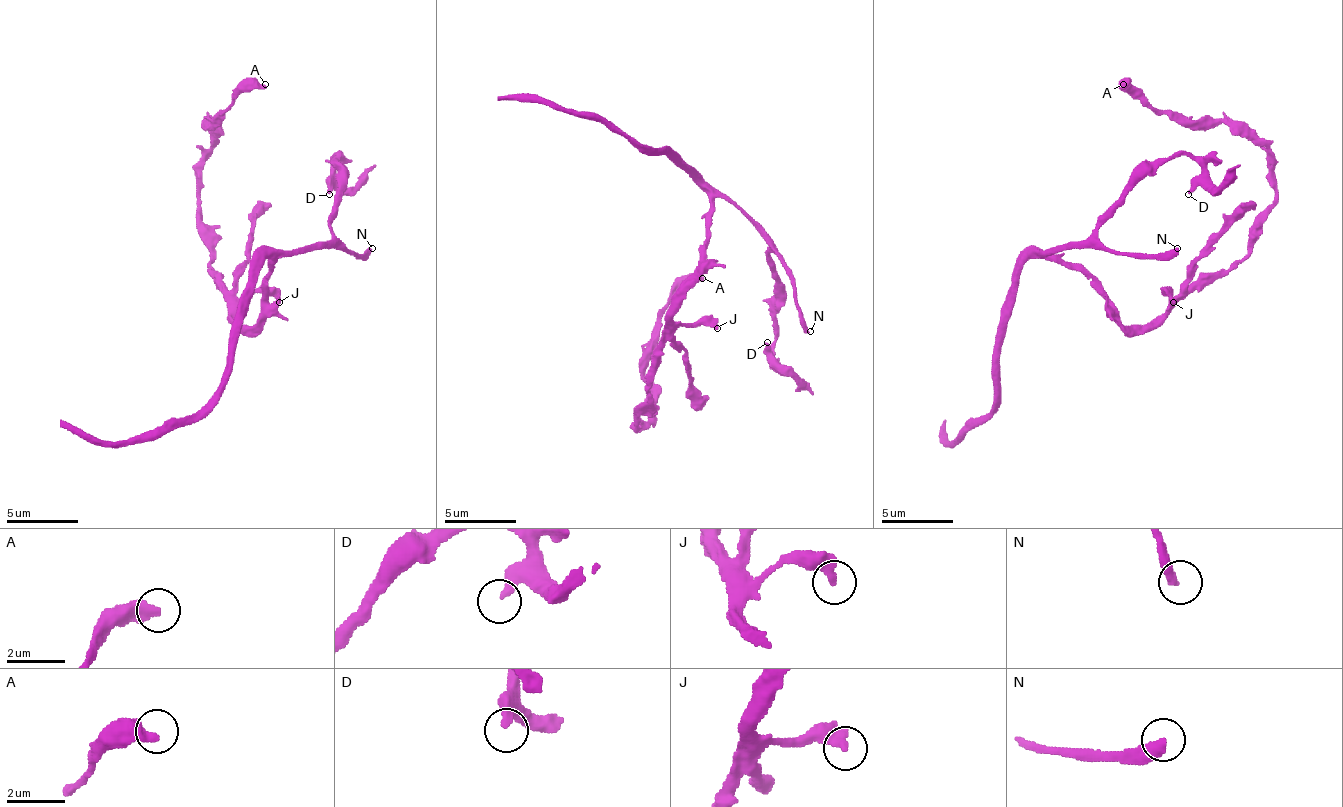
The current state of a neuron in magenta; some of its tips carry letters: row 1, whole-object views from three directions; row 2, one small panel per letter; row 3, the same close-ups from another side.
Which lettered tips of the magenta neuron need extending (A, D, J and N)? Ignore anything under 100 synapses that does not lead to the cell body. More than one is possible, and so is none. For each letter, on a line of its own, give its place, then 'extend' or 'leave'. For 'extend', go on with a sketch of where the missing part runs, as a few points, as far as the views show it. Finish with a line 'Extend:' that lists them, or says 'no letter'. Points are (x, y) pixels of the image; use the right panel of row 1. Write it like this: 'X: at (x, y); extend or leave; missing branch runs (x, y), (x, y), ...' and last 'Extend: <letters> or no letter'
A: at (1123, 84); leave
D: at (1188, 194); leave
J: at (1173, 302); leave
N: at (1177, 248); extend
Extend: N

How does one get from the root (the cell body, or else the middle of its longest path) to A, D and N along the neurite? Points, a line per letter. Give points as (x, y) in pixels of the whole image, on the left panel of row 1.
A: (254, 323), (233, 316), (218, 288), (197, 162), (211, 144), (208, 123), (243, 87), (265, 84)
D: (254, 323), (261, 316), (261, 288), (276, 259), (322, 248), (333, 237), (337, 155), (329, 194)
N: (254, 323), (261, 316), (261, 288), (279, 255), (297, 255), (311, 248), (340, 248), (365, 255), (372, 248)

